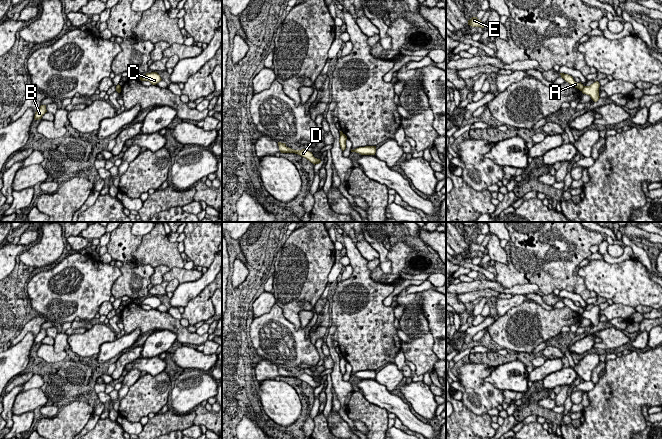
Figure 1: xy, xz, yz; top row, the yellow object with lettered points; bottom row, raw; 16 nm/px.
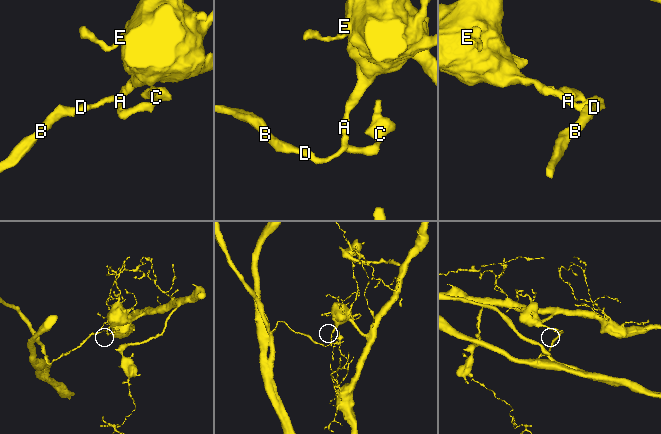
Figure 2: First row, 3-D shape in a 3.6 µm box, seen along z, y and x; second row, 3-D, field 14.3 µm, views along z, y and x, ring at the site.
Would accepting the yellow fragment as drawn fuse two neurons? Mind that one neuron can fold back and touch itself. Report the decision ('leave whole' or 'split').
split

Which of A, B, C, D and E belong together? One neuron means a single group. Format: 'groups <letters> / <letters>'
groups A E / B C D

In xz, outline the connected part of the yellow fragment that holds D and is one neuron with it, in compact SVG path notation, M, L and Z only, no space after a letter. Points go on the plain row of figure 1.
M278 366L278 370L279 370L279 374L280 374L281 377L295 377L295 378L298 378L298 379L306 382L307 384L309 384L314 389L321 387L320 383L315 382L313 380L312 376L310 376L306 373L294 374L294 373L291 373L289 371L287 371L285 367L281 367L281 366Z

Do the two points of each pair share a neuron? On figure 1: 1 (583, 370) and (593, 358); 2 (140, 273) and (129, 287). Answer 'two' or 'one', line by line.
1: one
2: one

